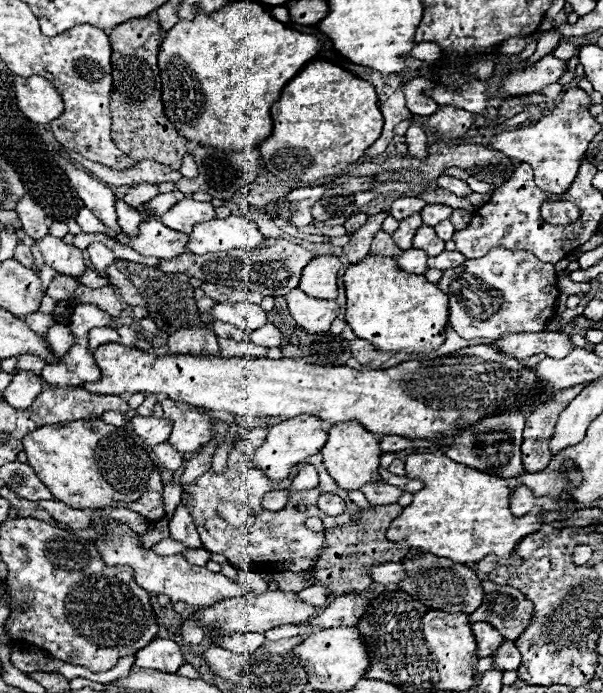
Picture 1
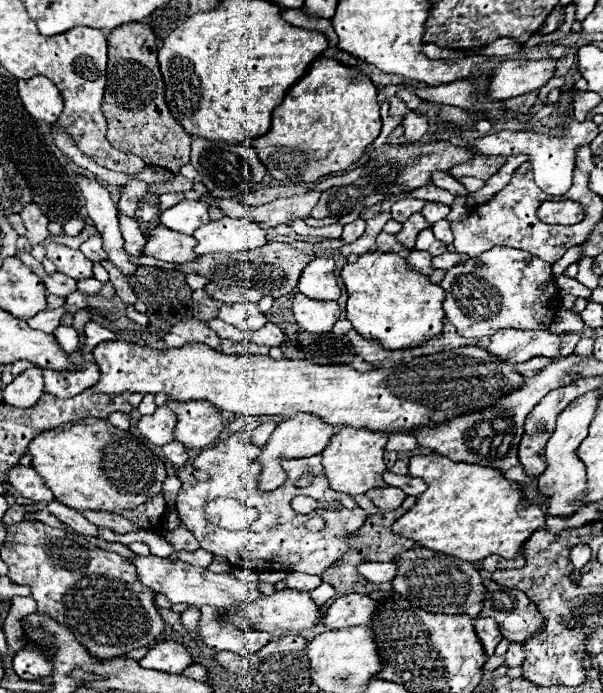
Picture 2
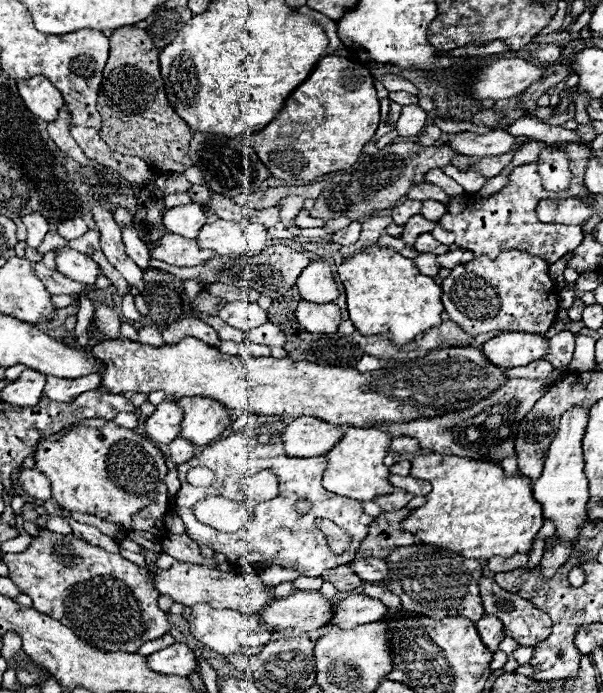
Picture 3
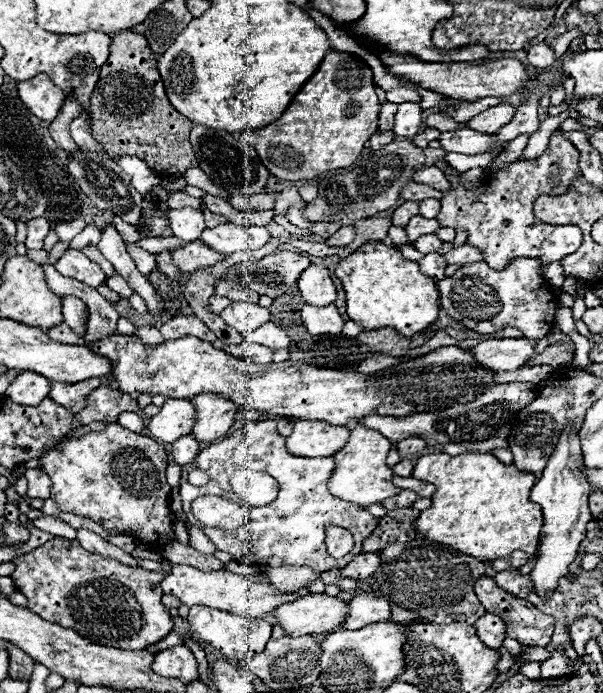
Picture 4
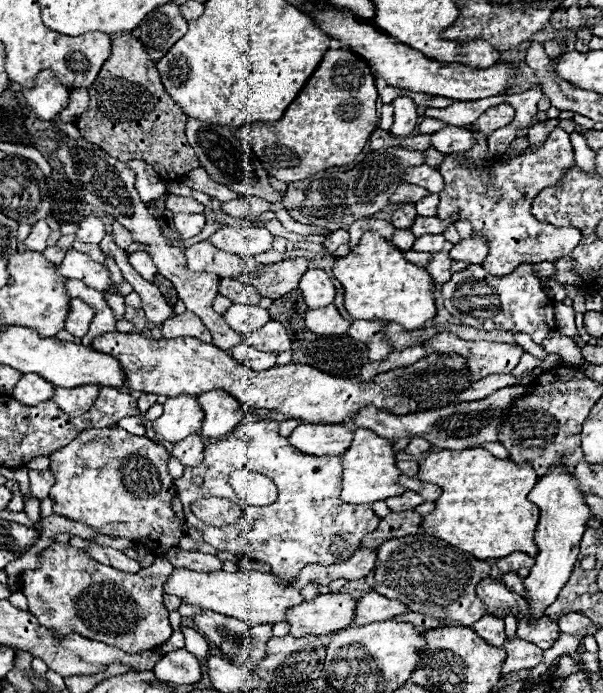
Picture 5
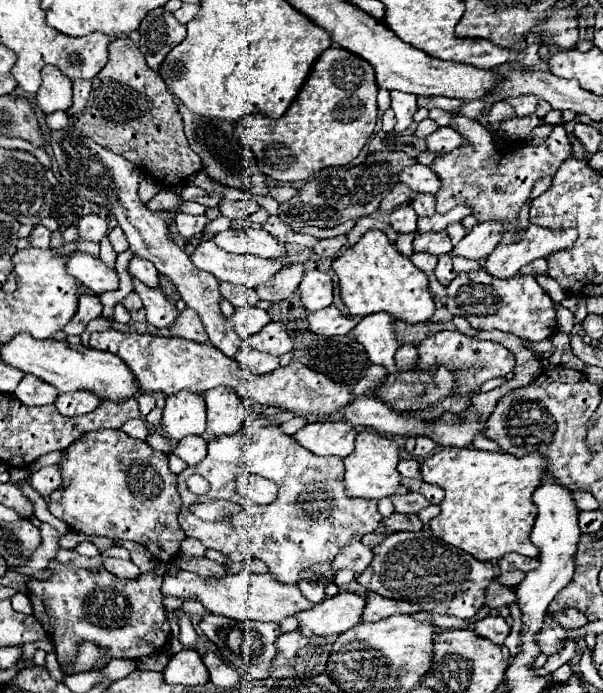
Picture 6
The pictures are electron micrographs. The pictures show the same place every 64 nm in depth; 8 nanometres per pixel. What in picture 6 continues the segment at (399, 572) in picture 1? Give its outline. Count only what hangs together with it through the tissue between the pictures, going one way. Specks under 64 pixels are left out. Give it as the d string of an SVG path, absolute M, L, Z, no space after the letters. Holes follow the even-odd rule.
M354 540L338 552L338 556L332 560L332 568L334 570L350 568L358 574L360 570L368 568L368 562L372 562L372 548L364 546L360 540Z

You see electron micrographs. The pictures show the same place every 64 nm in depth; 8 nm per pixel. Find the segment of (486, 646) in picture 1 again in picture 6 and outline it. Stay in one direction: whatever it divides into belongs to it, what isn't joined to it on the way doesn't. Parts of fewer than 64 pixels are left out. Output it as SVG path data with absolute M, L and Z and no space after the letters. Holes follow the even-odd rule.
M488 616L474 624L474 632L494 644L504 644L504 640L510 634L510 626L506 624L506 620L502 616Z

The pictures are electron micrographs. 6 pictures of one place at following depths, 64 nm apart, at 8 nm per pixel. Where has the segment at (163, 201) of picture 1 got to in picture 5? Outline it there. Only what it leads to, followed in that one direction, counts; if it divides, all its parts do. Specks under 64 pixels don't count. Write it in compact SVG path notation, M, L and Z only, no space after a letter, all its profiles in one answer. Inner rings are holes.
M164 194L164 204L172 212L204 212L204 206L200 202L196 202L194 198L186 198L186 196Z

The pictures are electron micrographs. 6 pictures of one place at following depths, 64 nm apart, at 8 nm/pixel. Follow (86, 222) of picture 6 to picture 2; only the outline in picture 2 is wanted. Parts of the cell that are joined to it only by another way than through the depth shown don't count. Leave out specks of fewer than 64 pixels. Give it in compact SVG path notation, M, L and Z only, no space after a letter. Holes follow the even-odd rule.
M92 236L88 238L84 244L80 244L80 250L86 254L86 258L90 258L92 262L100 262L102 258L106 258L104 248L102 248L102 238L100 236Z

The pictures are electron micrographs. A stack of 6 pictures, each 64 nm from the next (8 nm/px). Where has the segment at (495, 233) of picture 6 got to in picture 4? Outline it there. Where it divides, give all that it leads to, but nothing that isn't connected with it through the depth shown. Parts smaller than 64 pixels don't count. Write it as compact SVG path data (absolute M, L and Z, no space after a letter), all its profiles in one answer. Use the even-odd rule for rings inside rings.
M462 244L458 248L452 248L448 254L444 254L444 260L448 264L472 264L472 262L484 260L484 254L476 246Z

